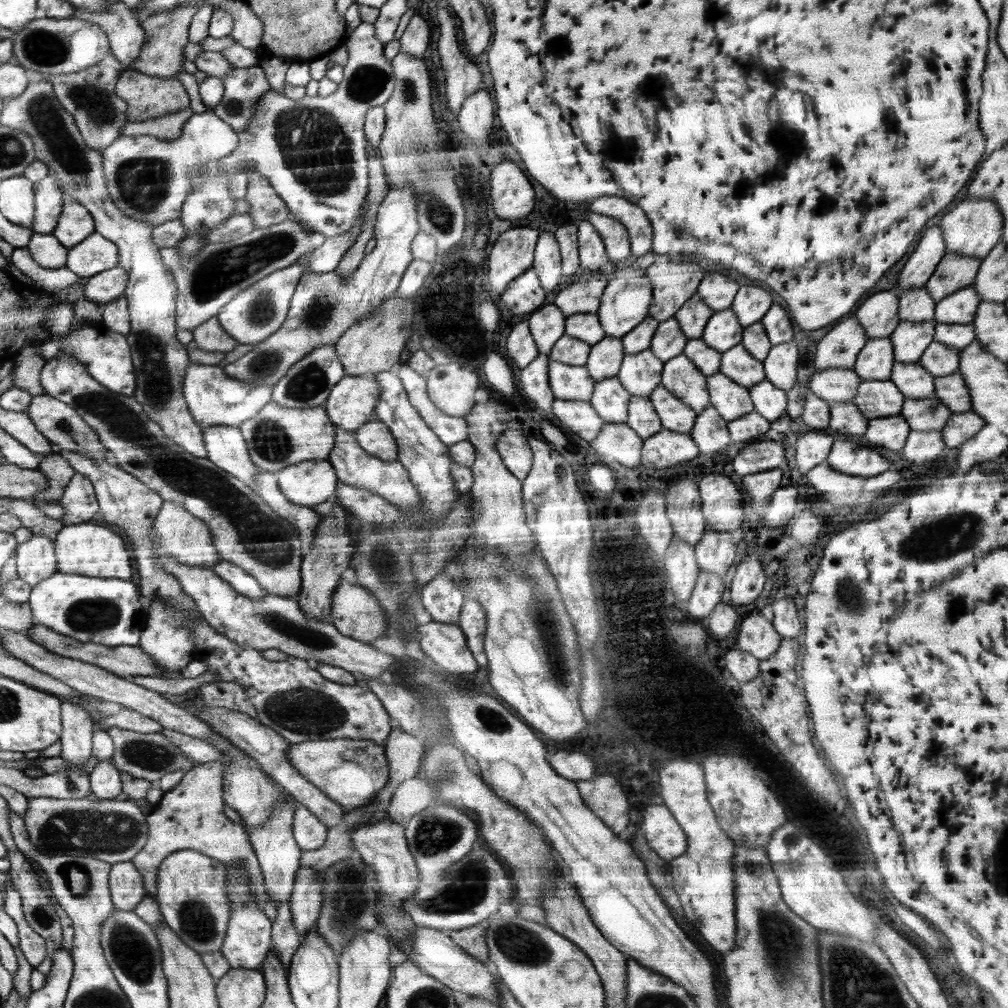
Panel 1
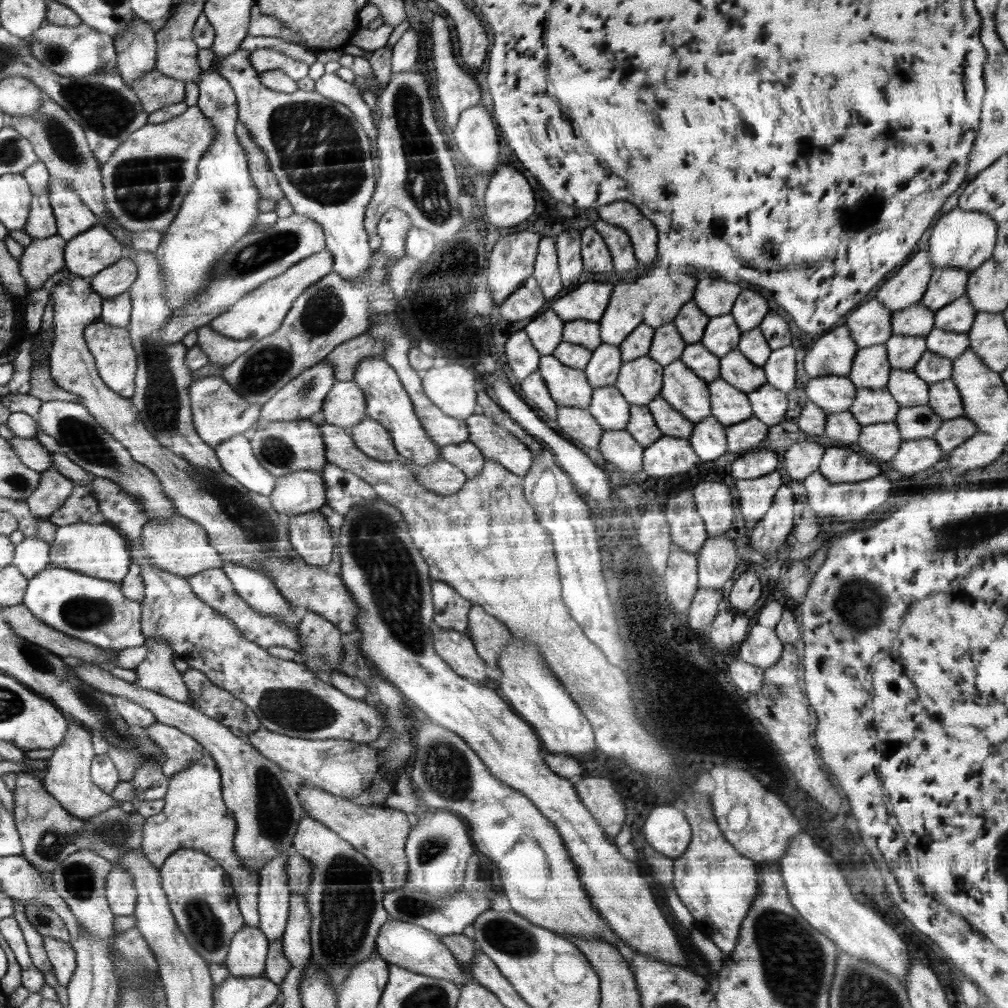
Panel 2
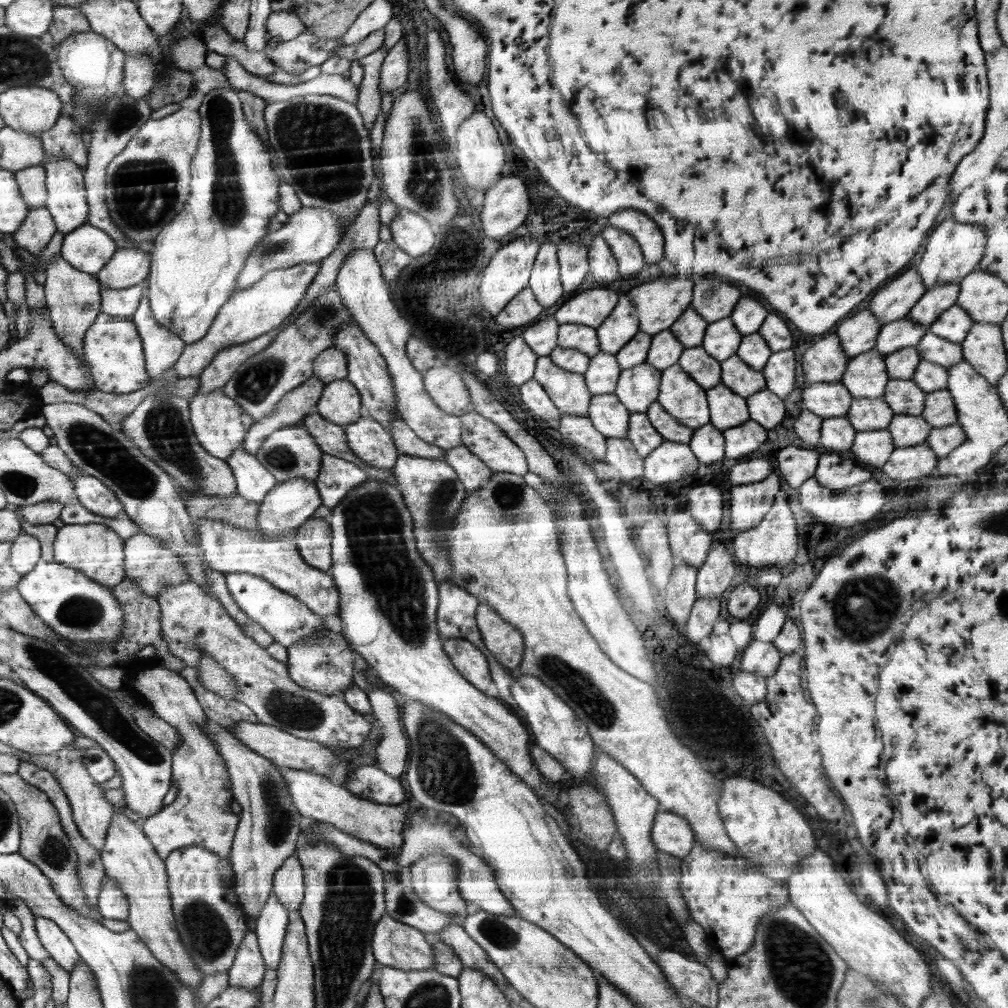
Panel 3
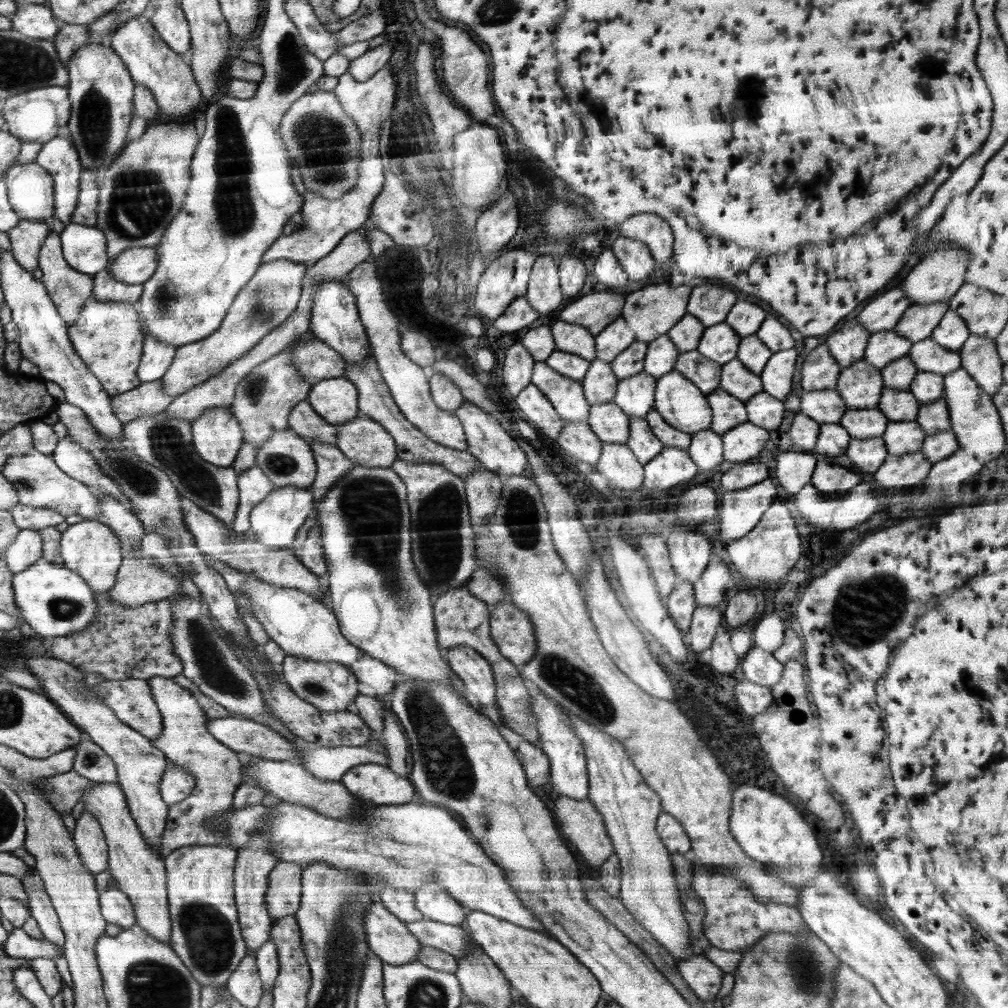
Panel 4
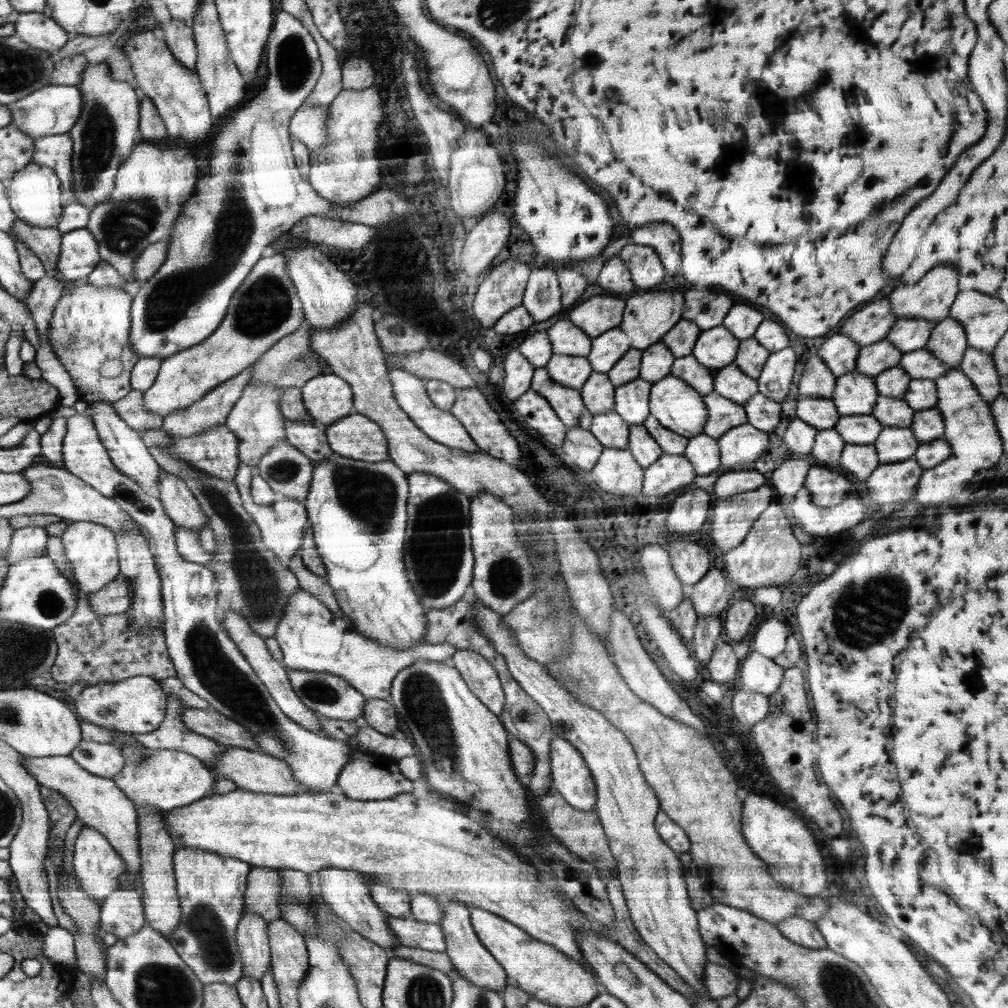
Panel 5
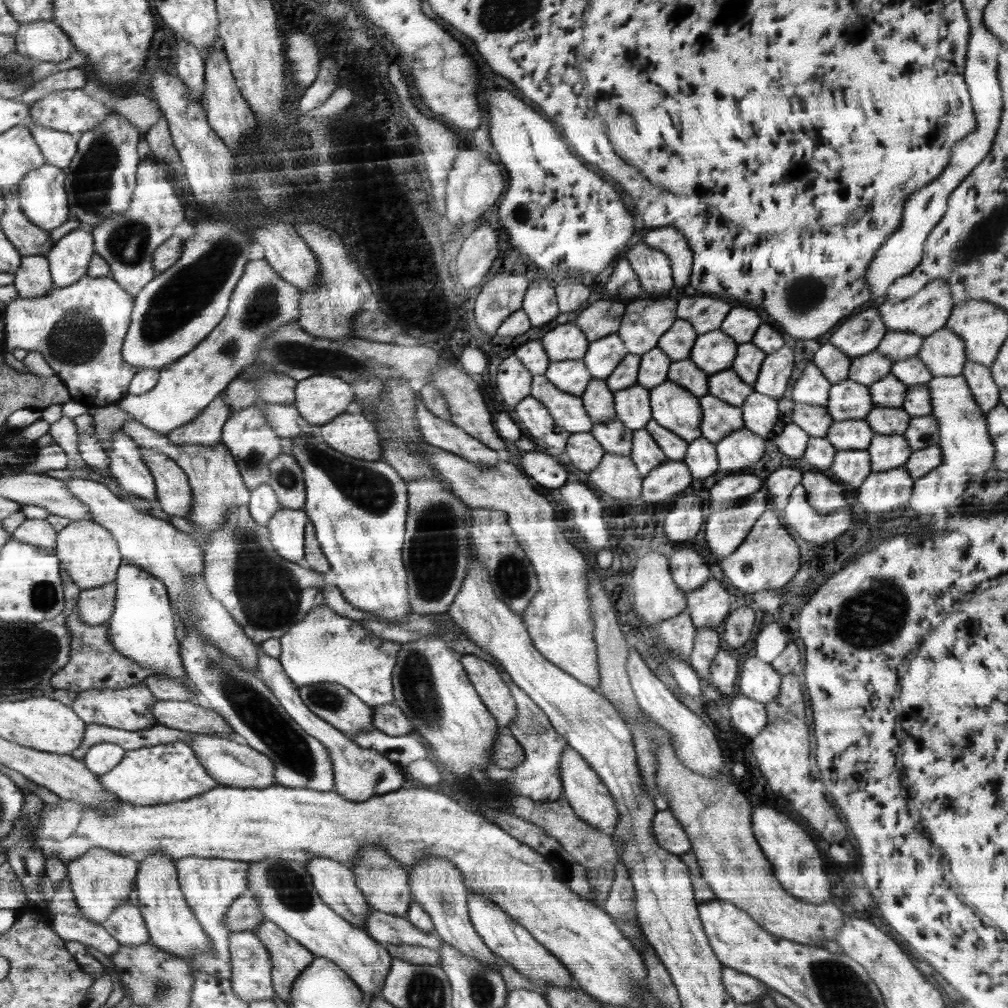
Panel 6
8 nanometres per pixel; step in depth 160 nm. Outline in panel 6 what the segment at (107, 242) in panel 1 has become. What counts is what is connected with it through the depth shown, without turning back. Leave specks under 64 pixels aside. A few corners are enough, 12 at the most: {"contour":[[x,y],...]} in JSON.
{"contour":[[88,228],[72,230],[46,254],[53,287],[87,276],[94,254]]}

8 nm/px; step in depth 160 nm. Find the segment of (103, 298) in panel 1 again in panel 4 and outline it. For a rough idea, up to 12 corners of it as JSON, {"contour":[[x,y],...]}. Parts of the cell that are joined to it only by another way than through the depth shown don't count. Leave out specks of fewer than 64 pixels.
{"contour":[[154,246],[128,249],[110,262],[110,275],[143,284],[155,275]]}

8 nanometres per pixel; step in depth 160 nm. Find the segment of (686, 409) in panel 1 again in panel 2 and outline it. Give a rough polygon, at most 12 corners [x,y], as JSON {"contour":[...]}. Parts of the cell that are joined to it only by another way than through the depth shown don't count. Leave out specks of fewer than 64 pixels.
{"contour":[[662,395],[647,408],[662,434],[688,439],[695,424]]}

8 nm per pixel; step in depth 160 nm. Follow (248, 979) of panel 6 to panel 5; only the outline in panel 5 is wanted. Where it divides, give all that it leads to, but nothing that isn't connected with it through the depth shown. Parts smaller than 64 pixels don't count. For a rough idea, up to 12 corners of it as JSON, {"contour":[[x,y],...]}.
{"contour":[[242,914],[236,933],[243,974],[271,966],[268,925]]}

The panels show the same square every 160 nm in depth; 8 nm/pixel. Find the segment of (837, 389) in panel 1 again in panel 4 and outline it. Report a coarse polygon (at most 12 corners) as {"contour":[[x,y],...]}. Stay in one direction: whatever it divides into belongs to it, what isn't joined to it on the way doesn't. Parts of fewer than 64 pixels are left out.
{"contour":[[836,389],[804,392],[800,413],[838,423],[847,411]]}

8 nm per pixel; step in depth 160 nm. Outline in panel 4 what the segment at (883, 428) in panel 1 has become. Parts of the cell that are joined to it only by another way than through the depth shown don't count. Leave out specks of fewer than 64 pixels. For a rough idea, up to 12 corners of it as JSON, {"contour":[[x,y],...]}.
{"contour":[[851,437],[846,456],[864,472],[887,457],[882,437]]}

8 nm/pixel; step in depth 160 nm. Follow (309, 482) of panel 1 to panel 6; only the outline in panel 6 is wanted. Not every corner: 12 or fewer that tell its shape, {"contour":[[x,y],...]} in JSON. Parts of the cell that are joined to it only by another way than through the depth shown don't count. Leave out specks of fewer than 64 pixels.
{"contour":[[281,509],[270,522],[276,554],[290,562],[307,557],[303,509]]}

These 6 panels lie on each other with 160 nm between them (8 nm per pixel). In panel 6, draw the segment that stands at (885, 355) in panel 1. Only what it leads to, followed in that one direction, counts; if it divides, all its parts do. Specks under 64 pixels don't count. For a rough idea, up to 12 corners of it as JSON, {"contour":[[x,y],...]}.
{"contour":[[850,379],[831,385],[833,420],[865,419],[868,389]]}

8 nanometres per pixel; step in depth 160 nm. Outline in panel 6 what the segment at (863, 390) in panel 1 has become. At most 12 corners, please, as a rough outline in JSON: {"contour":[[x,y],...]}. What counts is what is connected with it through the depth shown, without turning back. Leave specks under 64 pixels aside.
{"contour":[[865,419],[833,421],[825,437],[837,451],[864,450]]}

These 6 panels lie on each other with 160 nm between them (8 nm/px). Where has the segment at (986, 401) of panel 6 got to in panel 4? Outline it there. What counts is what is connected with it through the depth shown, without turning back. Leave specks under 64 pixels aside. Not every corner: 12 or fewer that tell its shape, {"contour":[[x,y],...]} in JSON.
{"contour":[[970,333],[961,367],[990,396],[1005,383],[995,339]]}

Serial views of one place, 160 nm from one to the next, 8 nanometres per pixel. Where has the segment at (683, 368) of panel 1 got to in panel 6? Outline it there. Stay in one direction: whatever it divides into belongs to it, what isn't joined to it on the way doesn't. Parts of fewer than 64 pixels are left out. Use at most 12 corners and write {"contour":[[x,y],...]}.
{"contour":[[672,381],[649,389],[651,417],[701,437],[699,398]]}

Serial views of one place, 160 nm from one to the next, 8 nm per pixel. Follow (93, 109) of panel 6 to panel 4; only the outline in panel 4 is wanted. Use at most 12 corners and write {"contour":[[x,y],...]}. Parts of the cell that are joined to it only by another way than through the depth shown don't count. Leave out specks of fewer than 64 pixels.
{"contour":[[64,86],[4,100],[5,129],[23,141],[64,134],[71,115]]}

